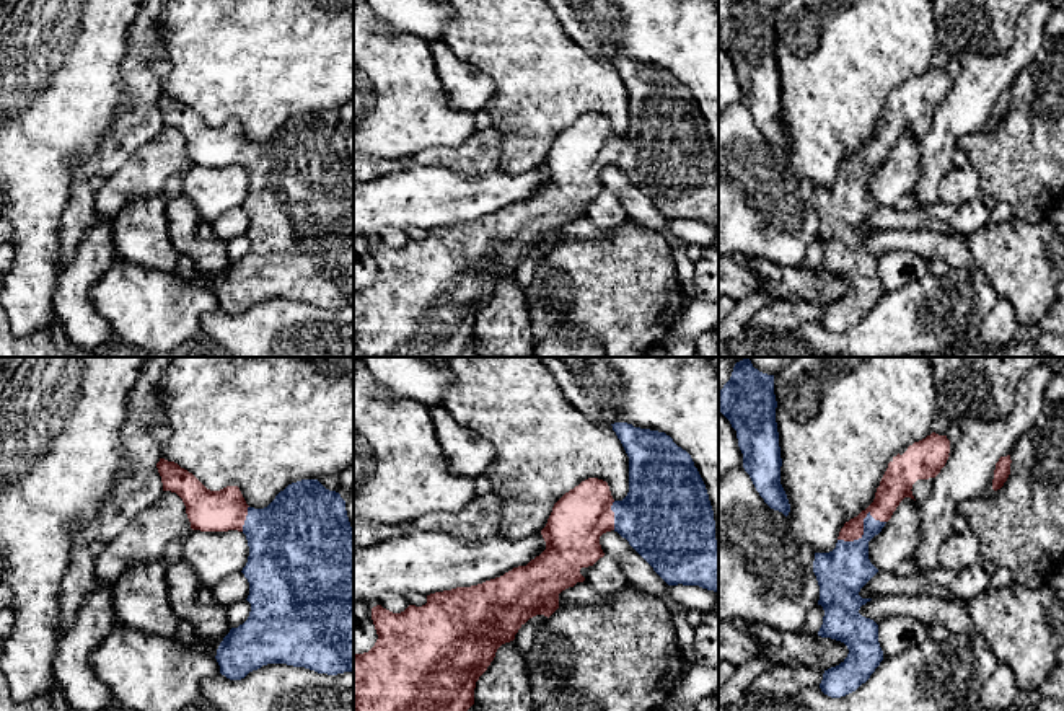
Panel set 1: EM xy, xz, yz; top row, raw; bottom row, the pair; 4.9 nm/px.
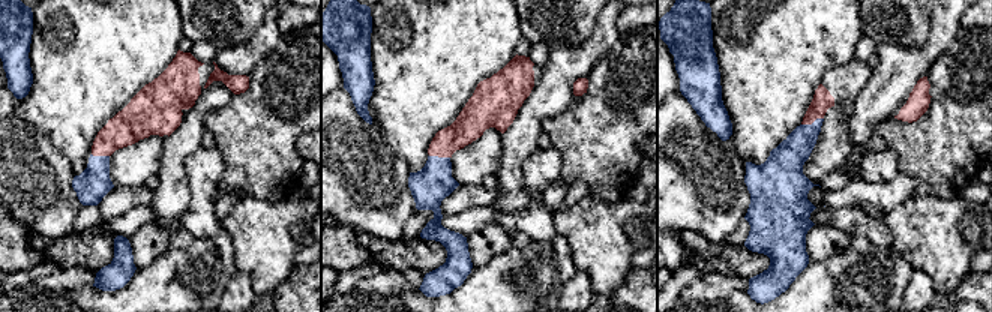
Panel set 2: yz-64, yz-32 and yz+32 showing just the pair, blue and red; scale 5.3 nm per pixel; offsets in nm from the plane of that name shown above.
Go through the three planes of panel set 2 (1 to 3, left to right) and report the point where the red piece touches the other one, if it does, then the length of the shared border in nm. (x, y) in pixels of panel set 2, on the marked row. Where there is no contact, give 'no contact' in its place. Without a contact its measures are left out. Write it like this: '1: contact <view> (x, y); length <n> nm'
1: contact yz-64 (101, 156); length 100 nm
2: contact yz-32 (440, 158); length 110 nm
3: contact yz+32 (814, 122); length 130 nm

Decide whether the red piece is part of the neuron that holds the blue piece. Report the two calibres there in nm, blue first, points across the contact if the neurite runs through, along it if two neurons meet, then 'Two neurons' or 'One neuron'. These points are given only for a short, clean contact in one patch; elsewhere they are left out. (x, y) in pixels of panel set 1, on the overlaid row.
Thickness 240 nm (blue) against 150 nm. Path across: yz (841, 573), (864, 529), (864, 519), (893, 488). One neuron

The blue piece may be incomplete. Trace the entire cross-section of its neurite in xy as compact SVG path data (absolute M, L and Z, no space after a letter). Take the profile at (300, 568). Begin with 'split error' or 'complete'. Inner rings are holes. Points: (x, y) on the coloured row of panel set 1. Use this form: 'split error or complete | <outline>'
split error | M160 458L156 463L163 491L176 492L184 506L192 530L228 532L246 535L249 556L243 574L249 582L251 612L238 628L231 628L217 649L220 673L241 680L267 664L305 667L318 673L354 673L354 533L339 492L326 489L318 479L288 484L264 509L249 507L238 486L220 491L207 489L192 473L174 461Z

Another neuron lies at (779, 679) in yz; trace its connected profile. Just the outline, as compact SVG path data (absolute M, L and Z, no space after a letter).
M772 665L750 685L746 693L794 695L805 687L820 687L823 673L821 669Z

